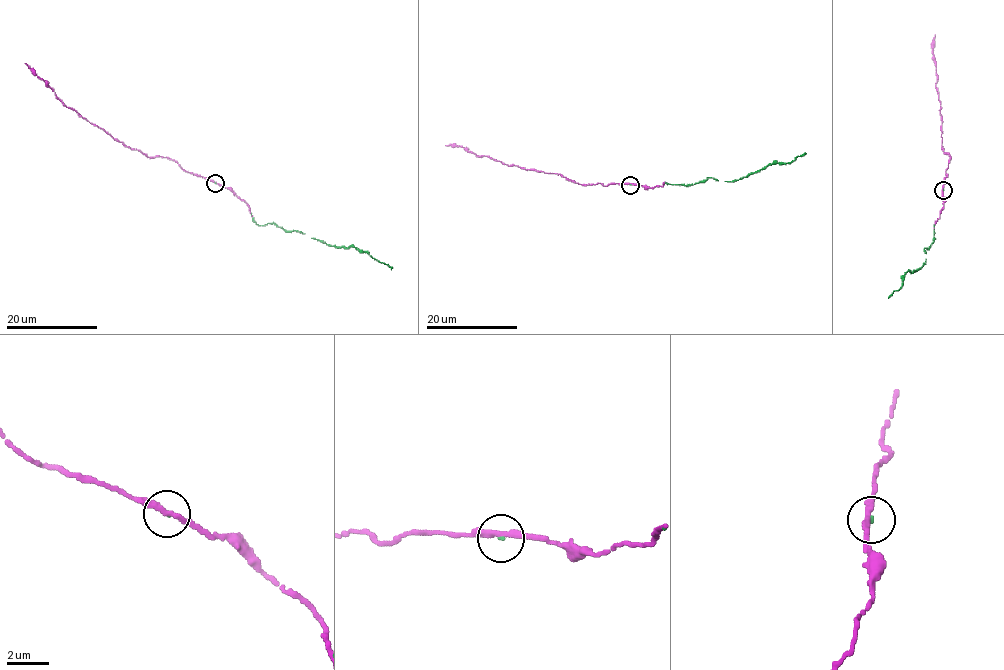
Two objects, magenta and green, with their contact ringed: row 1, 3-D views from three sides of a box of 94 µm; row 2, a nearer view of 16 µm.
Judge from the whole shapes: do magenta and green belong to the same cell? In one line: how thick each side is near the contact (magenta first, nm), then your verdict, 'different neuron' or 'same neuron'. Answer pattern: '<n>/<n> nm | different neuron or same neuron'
300/110 nm | same neuron

